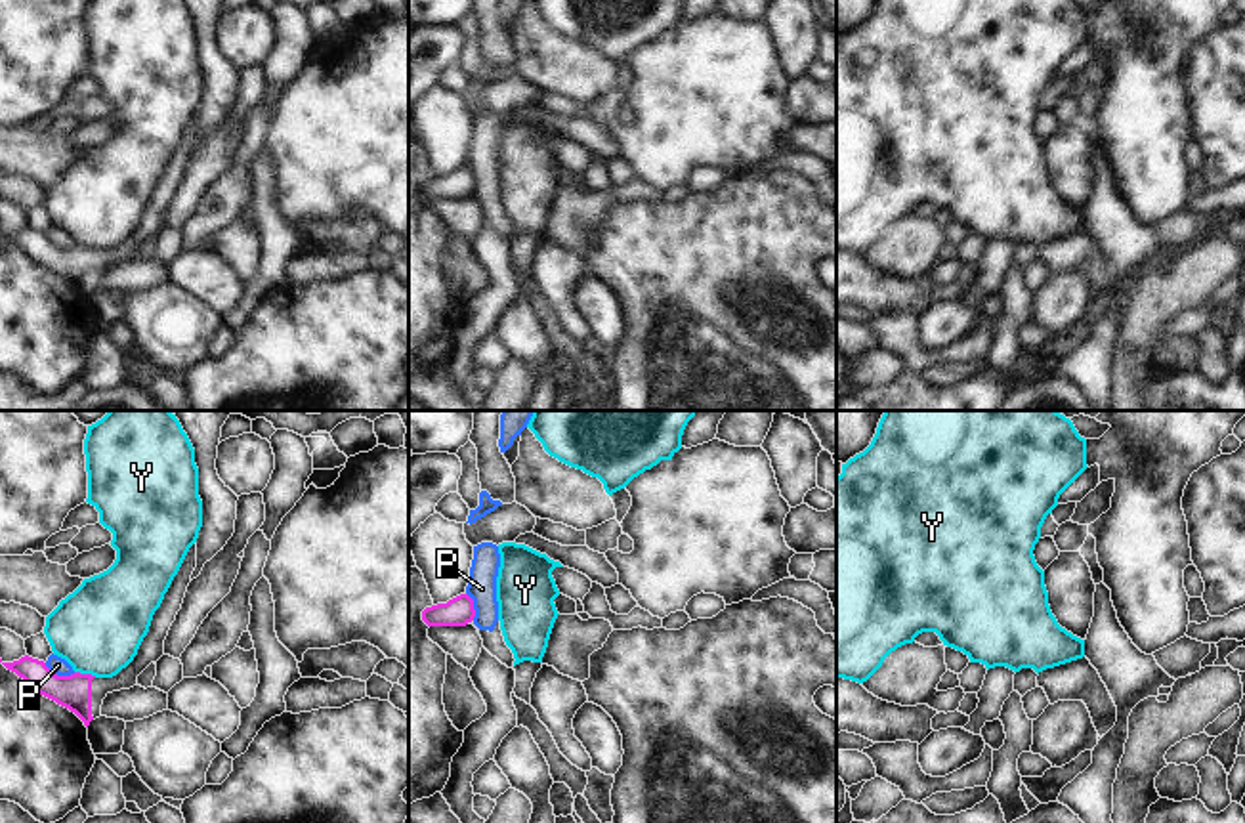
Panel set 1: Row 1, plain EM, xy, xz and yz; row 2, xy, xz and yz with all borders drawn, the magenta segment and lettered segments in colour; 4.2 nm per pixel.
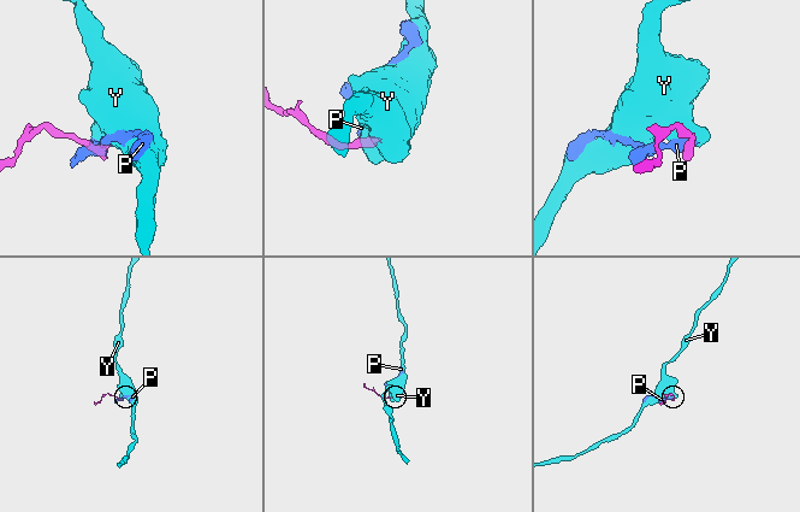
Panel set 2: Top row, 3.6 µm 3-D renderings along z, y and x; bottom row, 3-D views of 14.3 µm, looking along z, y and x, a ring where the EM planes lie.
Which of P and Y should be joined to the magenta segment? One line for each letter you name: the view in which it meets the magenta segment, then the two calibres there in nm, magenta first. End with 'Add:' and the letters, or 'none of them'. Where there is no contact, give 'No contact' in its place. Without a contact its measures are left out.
Add: none of them.

